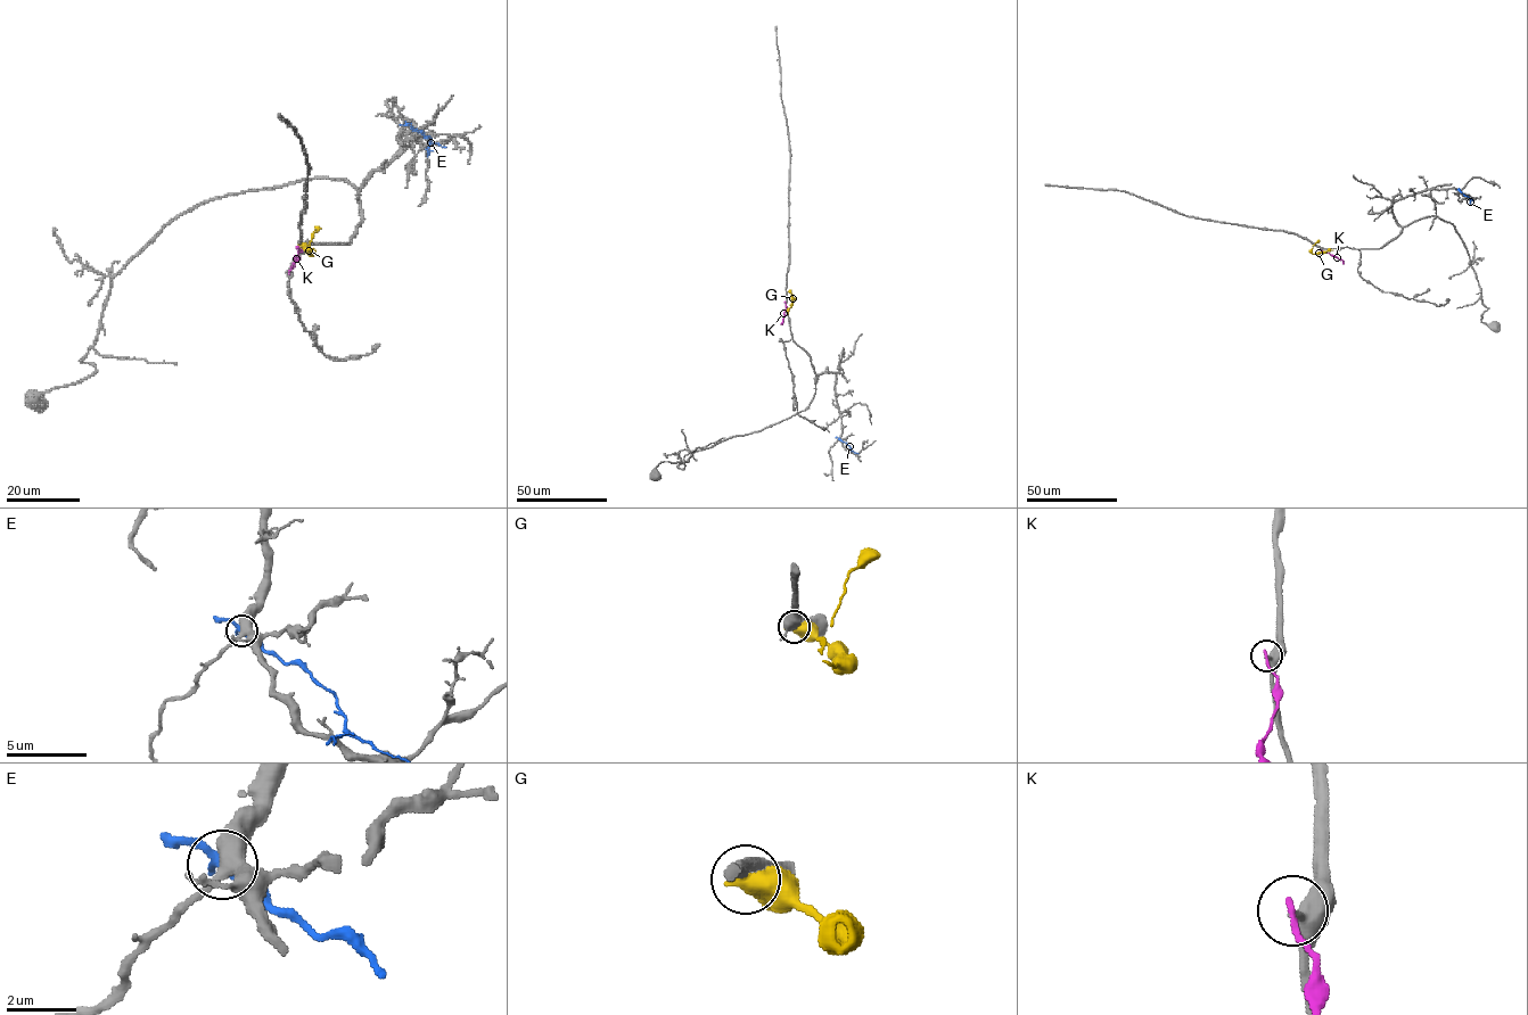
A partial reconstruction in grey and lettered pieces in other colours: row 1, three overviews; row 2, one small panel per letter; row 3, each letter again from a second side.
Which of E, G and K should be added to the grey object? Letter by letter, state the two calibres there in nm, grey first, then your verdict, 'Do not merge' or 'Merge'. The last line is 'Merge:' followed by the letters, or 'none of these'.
E: Thickness 440 nm (grey) against 280 nm. Do not merge
G: Thickness 380 nm (grey) against 700 nm. Do not merge
K: Thickness 280 nm (grey) against 190 nm. Do not merge
Merge: none of these

